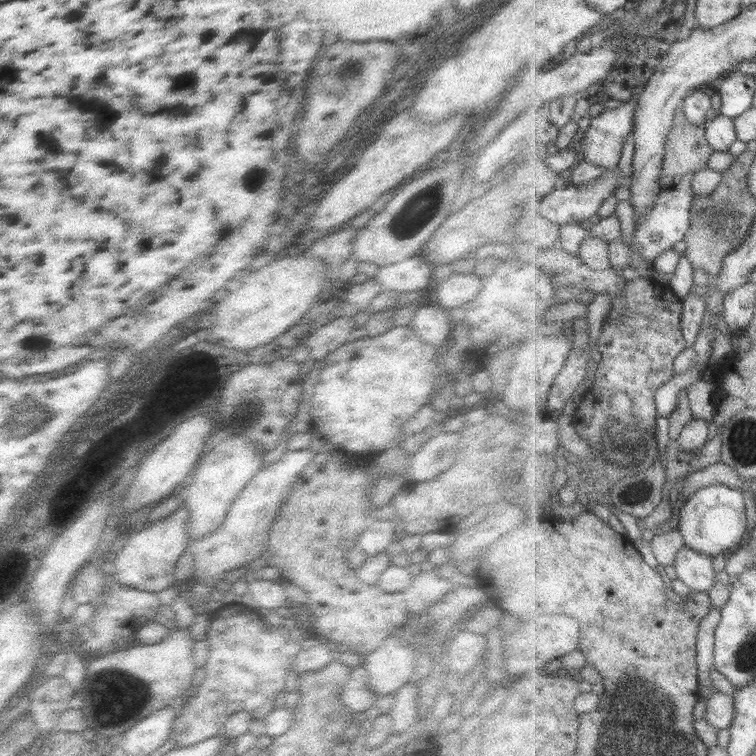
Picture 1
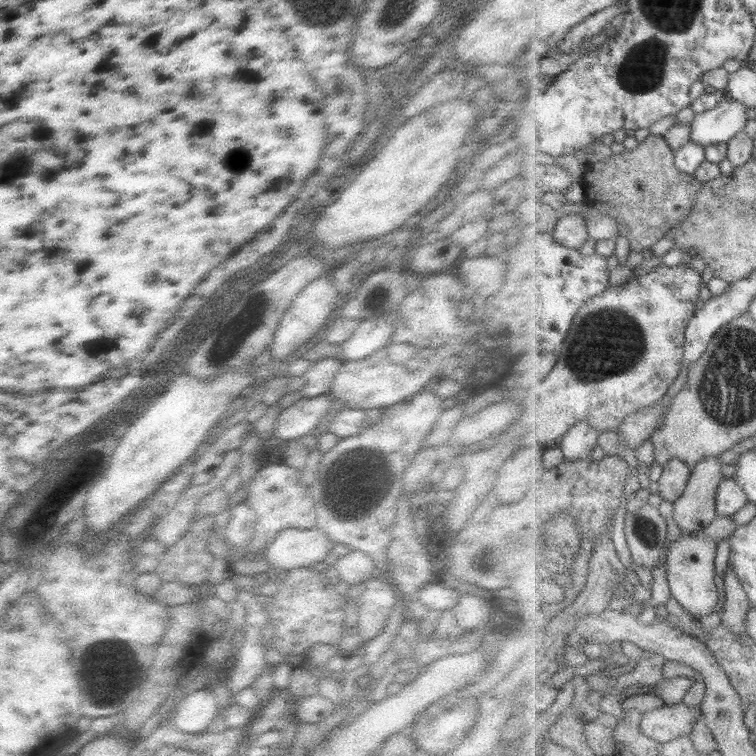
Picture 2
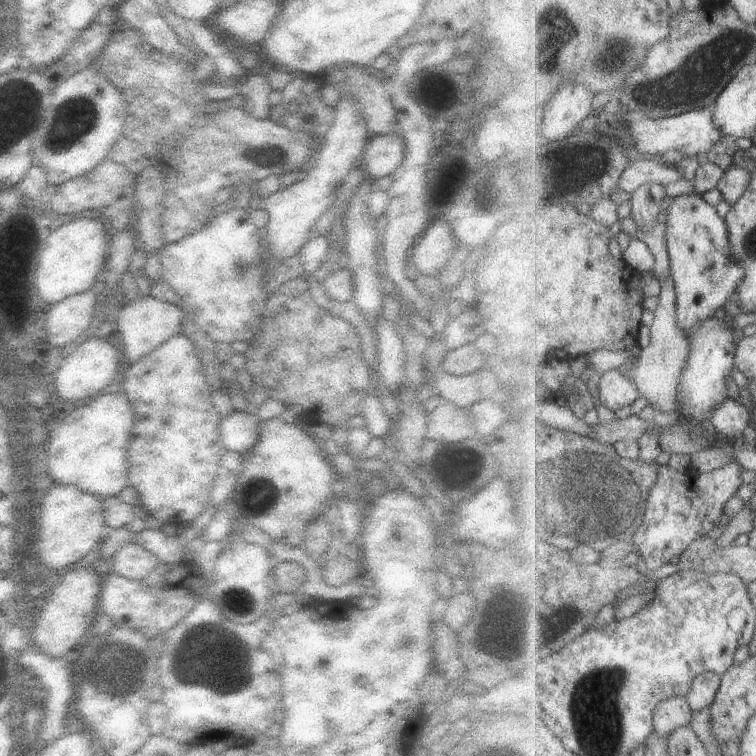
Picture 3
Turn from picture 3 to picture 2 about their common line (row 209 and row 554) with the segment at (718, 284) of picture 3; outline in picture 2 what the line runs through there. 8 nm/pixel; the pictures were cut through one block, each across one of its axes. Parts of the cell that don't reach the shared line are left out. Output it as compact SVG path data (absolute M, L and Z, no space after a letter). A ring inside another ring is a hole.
M703 530L690 533L670 544L668 553L668 576L672 597L676 598L690 615L704 618L714 614L720 592L716 586L716 556L718 556L718 541L705 536Z

